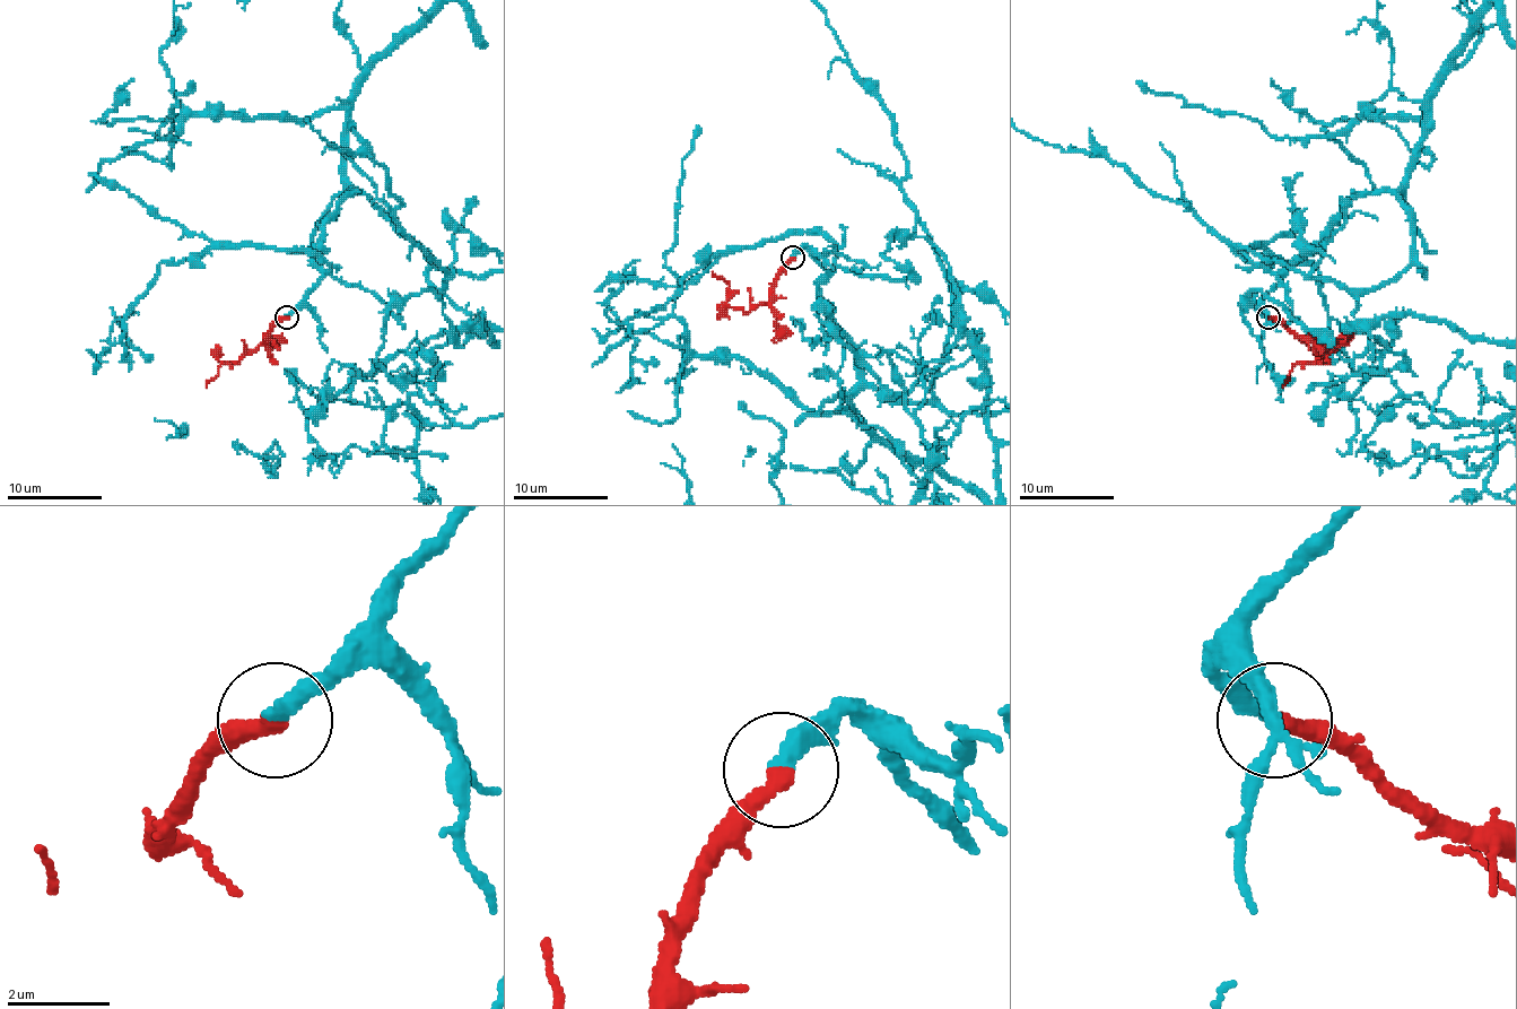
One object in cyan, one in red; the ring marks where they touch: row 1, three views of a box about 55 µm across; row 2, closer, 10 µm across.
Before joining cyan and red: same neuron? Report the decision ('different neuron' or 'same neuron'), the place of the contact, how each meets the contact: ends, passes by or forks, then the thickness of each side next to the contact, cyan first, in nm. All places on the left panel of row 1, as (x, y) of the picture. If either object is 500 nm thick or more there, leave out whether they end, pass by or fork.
same neuron; place (286, 318); cyan ends; red ends; calibres 340 and 340 nm

